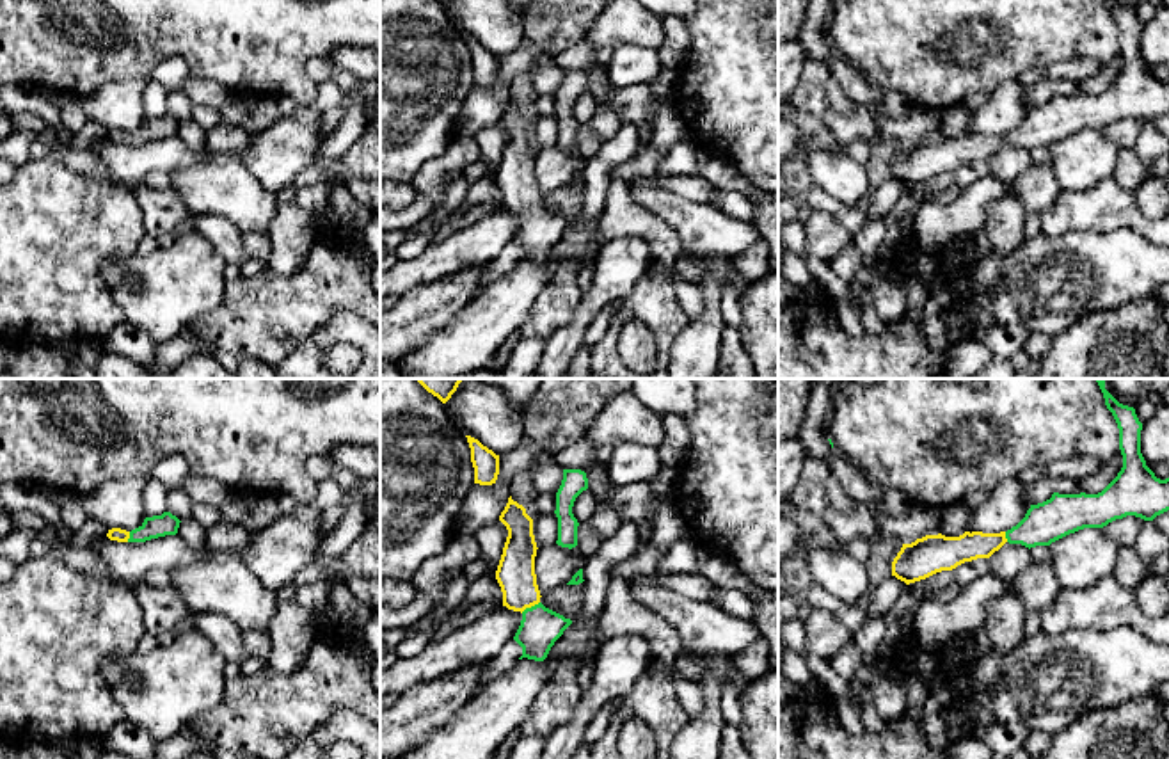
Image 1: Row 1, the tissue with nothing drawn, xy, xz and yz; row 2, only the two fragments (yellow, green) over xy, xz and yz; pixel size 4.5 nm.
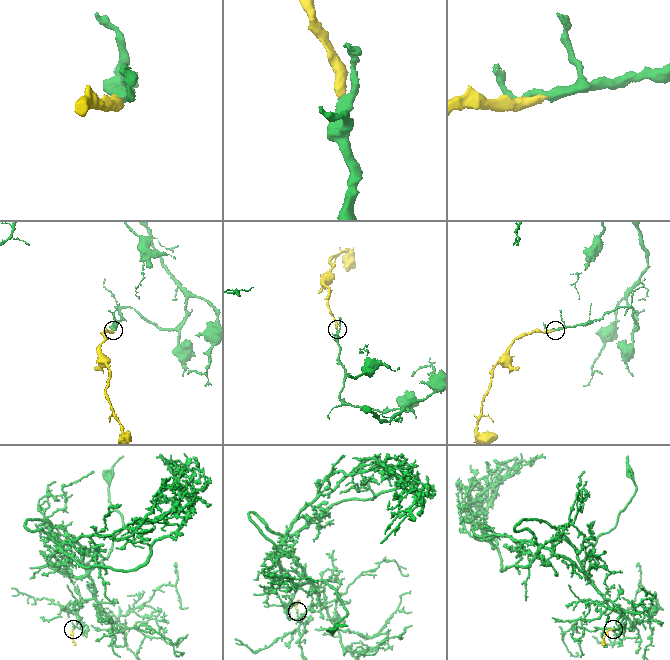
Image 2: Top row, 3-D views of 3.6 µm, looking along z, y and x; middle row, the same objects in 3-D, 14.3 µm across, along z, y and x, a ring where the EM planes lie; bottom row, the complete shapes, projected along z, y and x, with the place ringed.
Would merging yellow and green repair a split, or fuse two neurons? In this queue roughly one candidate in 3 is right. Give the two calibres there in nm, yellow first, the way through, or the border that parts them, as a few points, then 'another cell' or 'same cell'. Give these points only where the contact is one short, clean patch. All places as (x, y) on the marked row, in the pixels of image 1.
180 nm thick on the yellow side, 180 nm on the other; runs through xz (516, 575), (519, 591), (530, 607), (539, 630); same cell

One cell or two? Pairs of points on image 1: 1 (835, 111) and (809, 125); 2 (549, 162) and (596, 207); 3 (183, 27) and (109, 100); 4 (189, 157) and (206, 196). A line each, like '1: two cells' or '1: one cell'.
1: two cells
2: two cells
3: two cells
4: two cells

